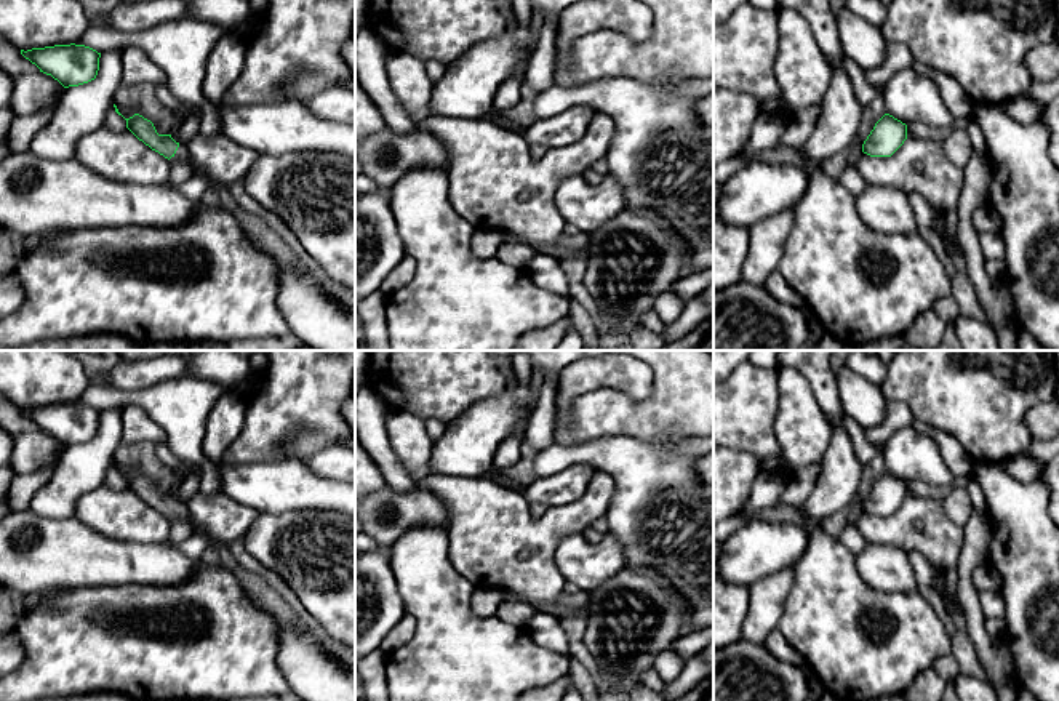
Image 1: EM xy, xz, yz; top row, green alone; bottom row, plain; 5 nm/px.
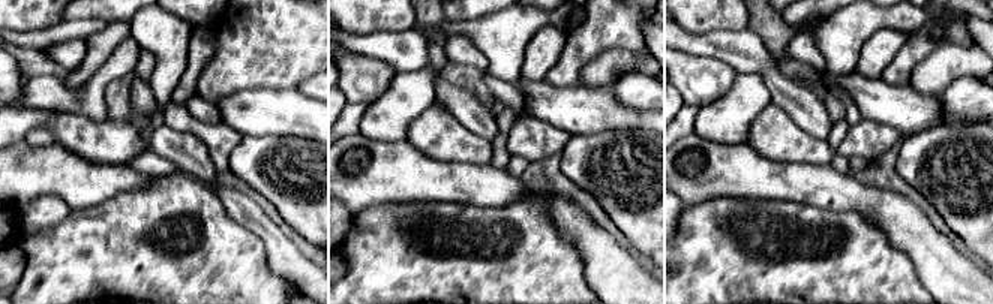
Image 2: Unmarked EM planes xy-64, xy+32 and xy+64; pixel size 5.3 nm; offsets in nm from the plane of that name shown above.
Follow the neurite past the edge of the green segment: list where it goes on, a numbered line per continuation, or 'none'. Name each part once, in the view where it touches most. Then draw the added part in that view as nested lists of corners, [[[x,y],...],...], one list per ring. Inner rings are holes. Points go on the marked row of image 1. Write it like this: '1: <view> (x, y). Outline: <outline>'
1: xy (269, 240). Outline: [[[186,146],[178,147],[170,163],[181,162],[189,166],[192,176],[200,176],[208,182],[208,189],[214,190],[219,203],[229,211],[245,232],[250,232],[261,245],[262,250],[274,253],[277,258],[285,259],[294,269],[307,272],[302,259],[286,245],[286,242],[258,214],[242,210],[227,189],[227,182],[214,181],[210,174],[197,168],[190,158]]]

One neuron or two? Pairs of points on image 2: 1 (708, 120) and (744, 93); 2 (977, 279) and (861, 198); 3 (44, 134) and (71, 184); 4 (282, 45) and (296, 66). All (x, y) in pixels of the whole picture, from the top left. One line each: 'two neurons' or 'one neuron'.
1: one neuron
2: one neuron
3: two neurons
4: one neuron

